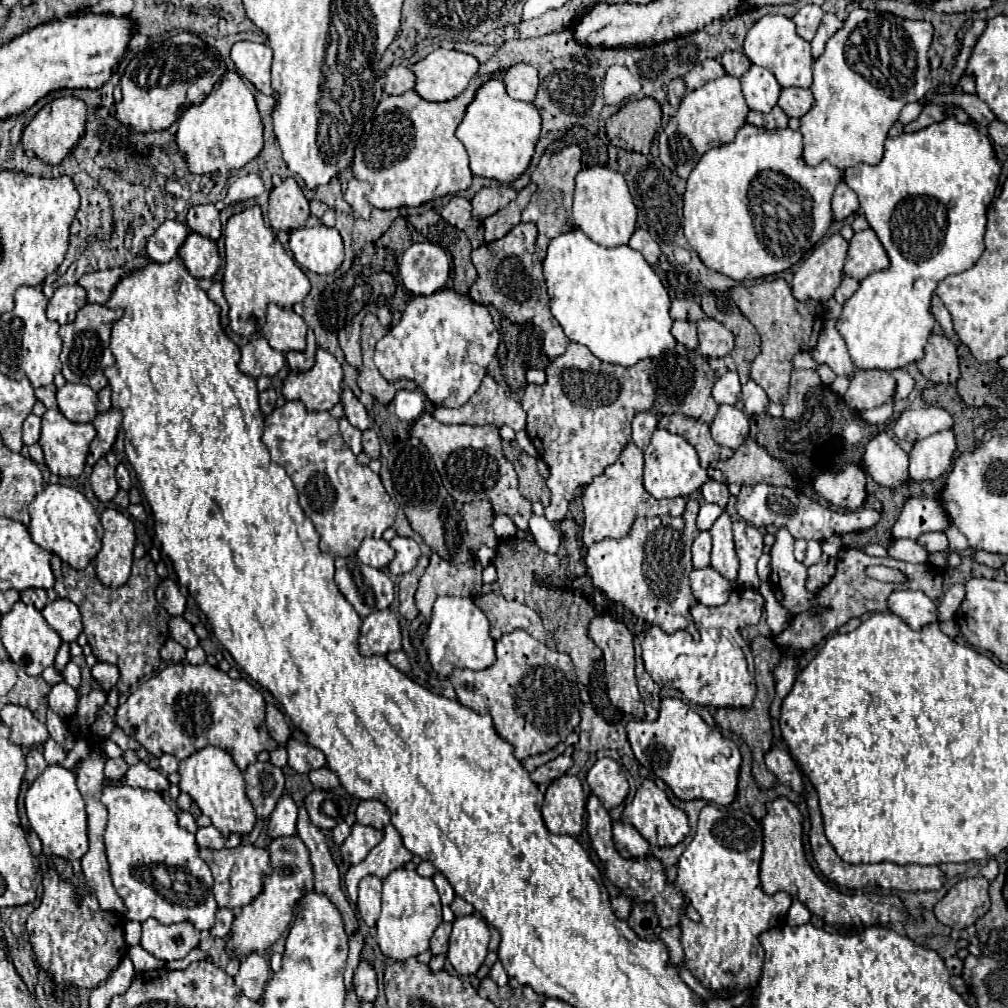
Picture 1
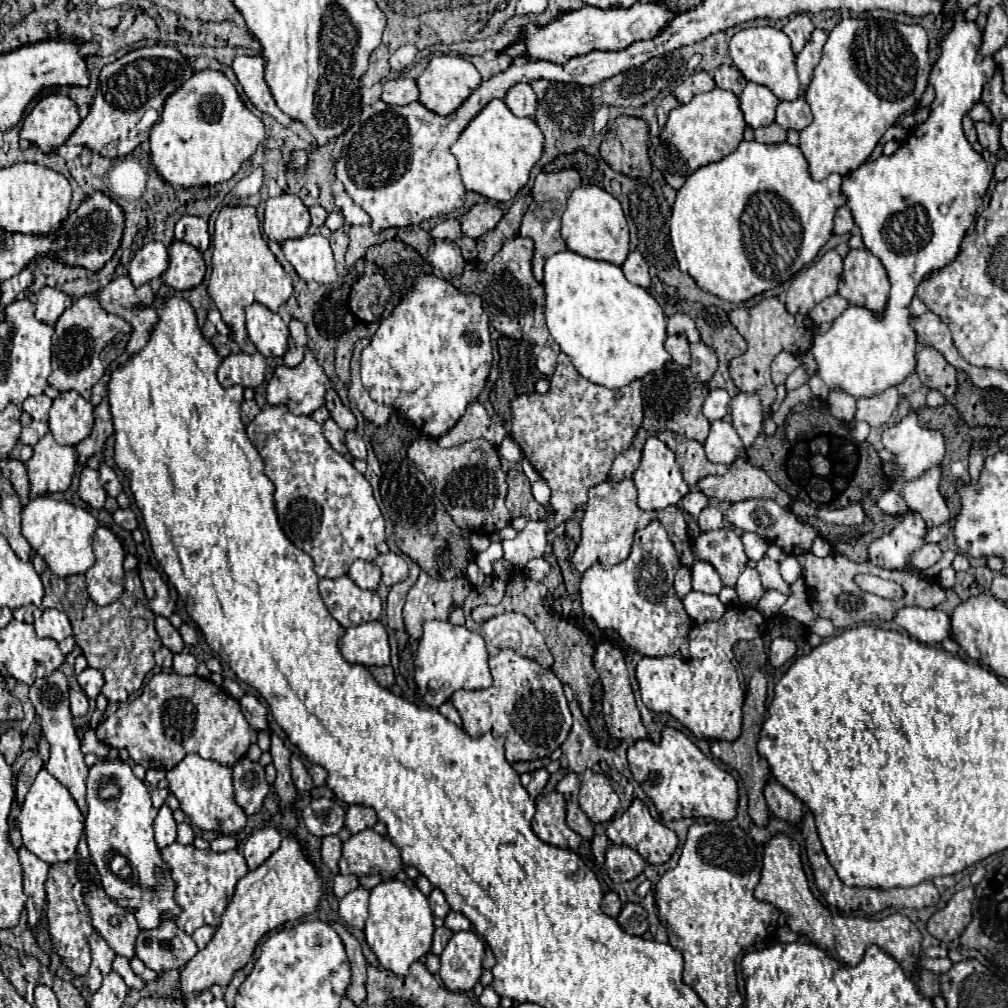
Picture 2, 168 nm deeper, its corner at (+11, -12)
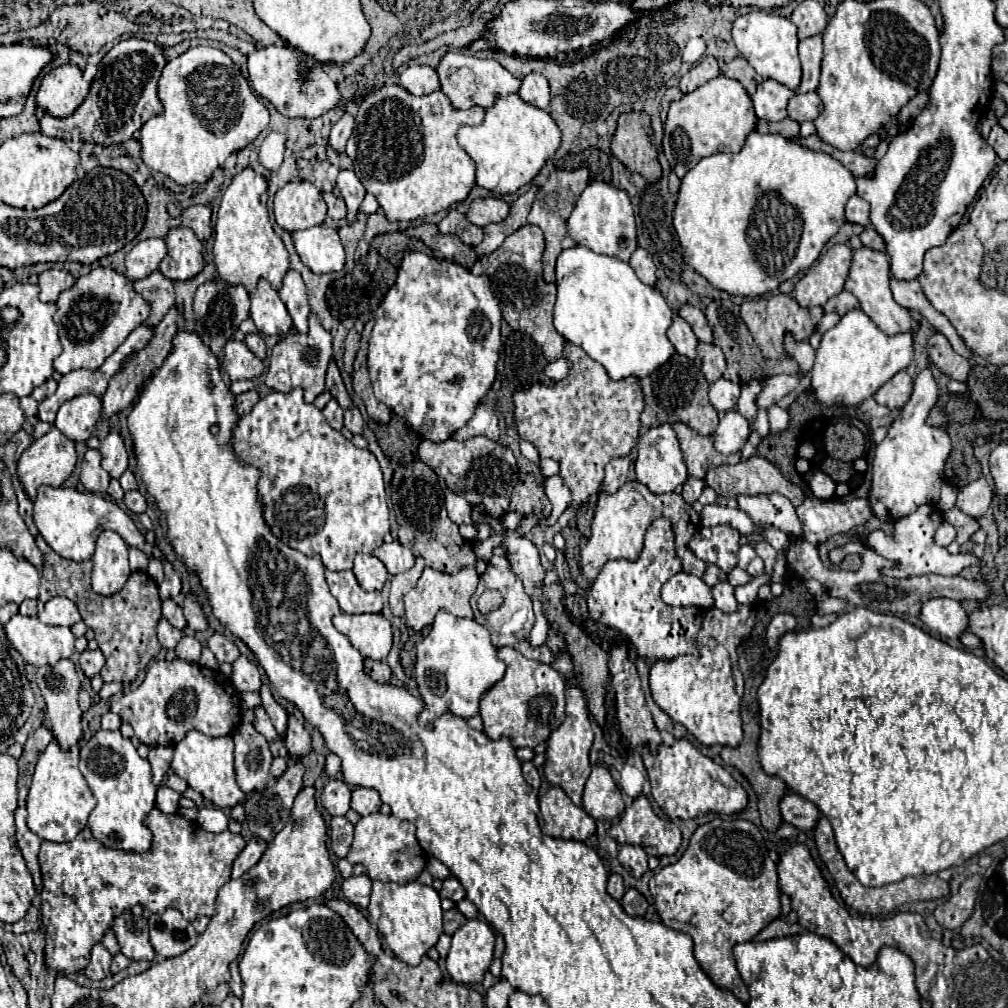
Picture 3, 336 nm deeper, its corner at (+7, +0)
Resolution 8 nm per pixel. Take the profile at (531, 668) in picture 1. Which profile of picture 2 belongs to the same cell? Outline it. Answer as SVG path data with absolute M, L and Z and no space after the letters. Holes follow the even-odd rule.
M510 647L490 657L490 671L494 683L480 691L454 691L450 703L458 709L464 731L470 737L492 733L504 737L504 753L508 763L534 761L550 757L568 737L572 729L572 715L564 697L562 681L532 659L516 655Z

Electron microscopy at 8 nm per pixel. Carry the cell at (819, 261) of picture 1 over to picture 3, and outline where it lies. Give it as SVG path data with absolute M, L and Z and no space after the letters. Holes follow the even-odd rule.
M832 245L796 283L796 301L802 307L824 305L830 297L838 295L844 289L850 263L852 251L848 245Z

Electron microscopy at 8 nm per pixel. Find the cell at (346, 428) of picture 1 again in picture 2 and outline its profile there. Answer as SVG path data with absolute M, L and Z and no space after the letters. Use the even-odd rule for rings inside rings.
M326 419L326 421L324 421L324 437L326 437L328 443L332 445L332 449L338 451L340 455L346 455L346 453L348 453L346 439L344 439L344 431L342 431L332 419Z

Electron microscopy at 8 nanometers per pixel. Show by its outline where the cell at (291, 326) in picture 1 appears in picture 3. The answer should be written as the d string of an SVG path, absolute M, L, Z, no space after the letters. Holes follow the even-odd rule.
M266 279L258 281L258 287L250 293L252 309L250 317L260 333L266 335L286 335L292 329L292 319L286 305L278 297L278 291Z

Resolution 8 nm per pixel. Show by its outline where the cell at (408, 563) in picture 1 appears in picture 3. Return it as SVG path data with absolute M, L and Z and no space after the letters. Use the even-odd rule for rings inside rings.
M398 541L380 545L380 547L374 551L374 555L386 565L386 569L388 569L390 575L404 573L404 571L408 571L408 569L414 565L414 555L412 555L412 551L410 551L406 545L398 543Z

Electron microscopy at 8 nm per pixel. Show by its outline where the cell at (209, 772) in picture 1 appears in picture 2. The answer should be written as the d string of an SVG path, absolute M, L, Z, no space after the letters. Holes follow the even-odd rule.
M186 755L174 769L166 771L170 791L180 801L180 809L190 817L190 825L202 831L218 831L222 835L238 835L246 825L246 813L236 805L232 795L232 769L216 761Z

